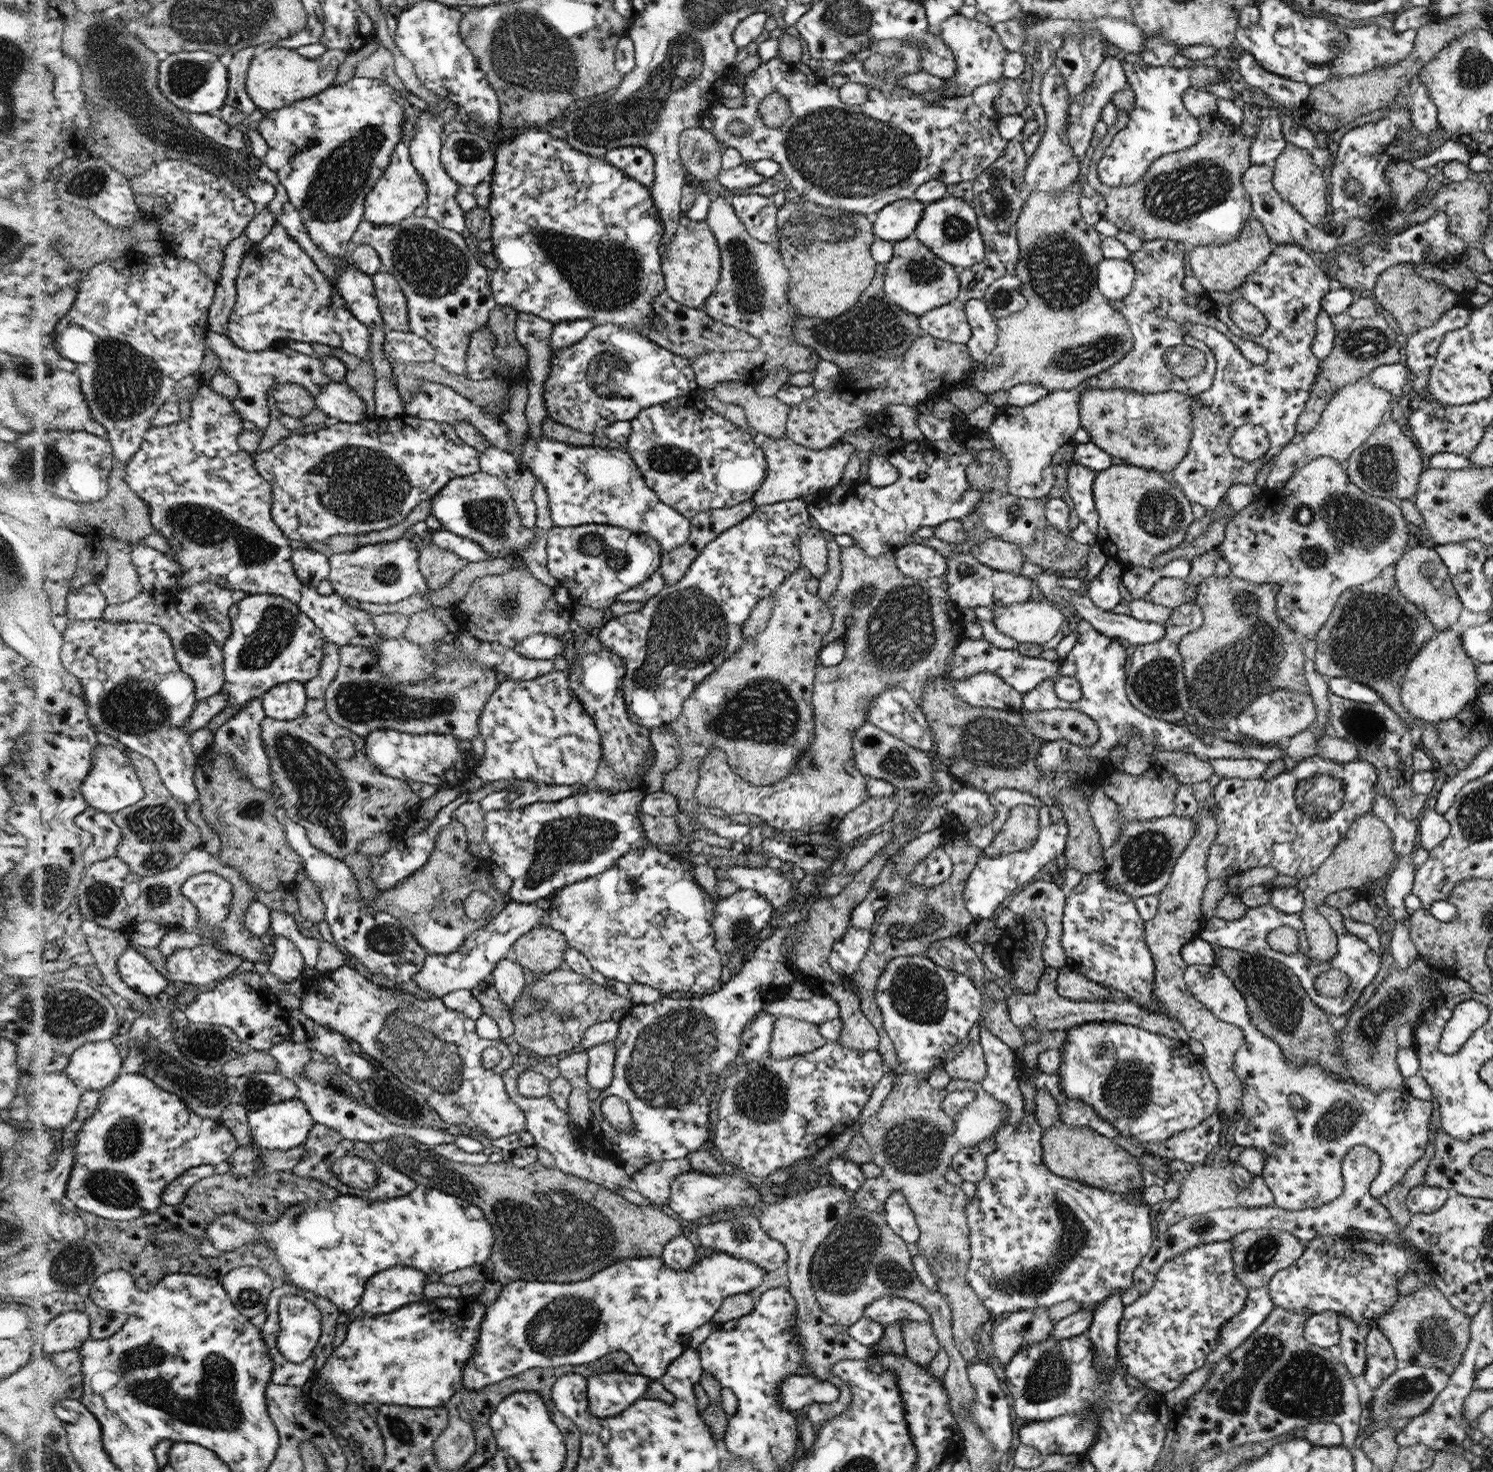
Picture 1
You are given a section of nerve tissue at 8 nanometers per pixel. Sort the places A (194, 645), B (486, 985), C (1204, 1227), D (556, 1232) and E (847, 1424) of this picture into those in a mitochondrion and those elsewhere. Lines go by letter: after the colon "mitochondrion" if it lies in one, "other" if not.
A: mitochondrion
B: other
C: other
D: mitochondrion
E: other

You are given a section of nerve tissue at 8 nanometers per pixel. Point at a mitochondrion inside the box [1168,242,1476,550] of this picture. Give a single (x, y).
(1377, 465)

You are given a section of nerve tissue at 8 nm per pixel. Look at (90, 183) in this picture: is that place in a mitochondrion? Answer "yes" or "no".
yes

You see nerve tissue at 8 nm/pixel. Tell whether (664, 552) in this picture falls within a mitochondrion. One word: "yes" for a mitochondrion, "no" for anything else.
no

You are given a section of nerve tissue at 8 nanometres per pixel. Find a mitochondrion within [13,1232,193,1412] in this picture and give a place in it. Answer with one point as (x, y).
(78, 1259)

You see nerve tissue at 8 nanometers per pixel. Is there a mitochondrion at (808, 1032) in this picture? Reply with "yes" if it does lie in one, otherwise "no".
no

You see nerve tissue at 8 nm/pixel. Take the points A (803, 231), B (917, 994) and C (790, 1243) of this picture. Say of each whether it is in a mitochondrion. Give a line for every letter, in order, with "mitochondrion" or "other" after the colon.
A: mitochondrion
B: mitochondrion
C: other

